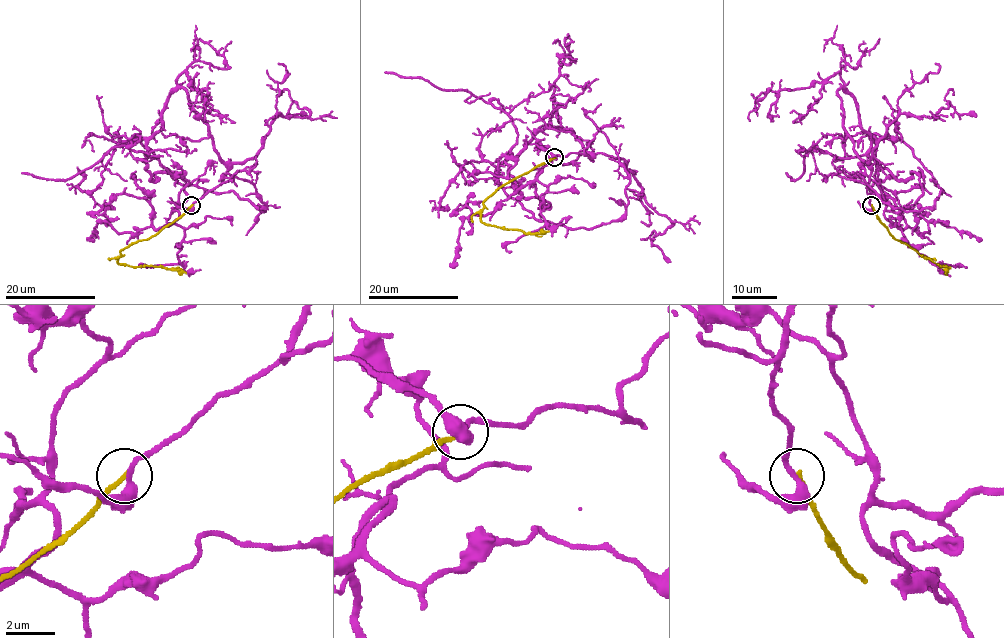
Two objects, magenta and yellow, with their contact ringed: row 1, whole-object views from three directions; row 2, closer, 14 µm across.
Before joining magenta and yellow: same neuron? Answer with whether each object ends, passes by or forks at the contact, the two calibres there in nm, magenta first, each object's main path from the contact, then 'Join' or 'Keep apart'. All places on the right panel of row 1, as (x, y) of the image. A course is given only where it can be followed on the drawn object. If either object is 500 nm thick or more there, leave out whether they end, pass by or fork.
At the ring magenta passes by. At the ring yellow ends. Thickness 320 nm (magenta) against 150 nm. Course of magenta: (872, 206), (840, 88), (868, 155), (899, 180), (919, 176), (912, 207), (885, 217), (981, 241). Course of yellow: (872, 206), (895, 239), (947, 268), (945, 273). Keep apart

